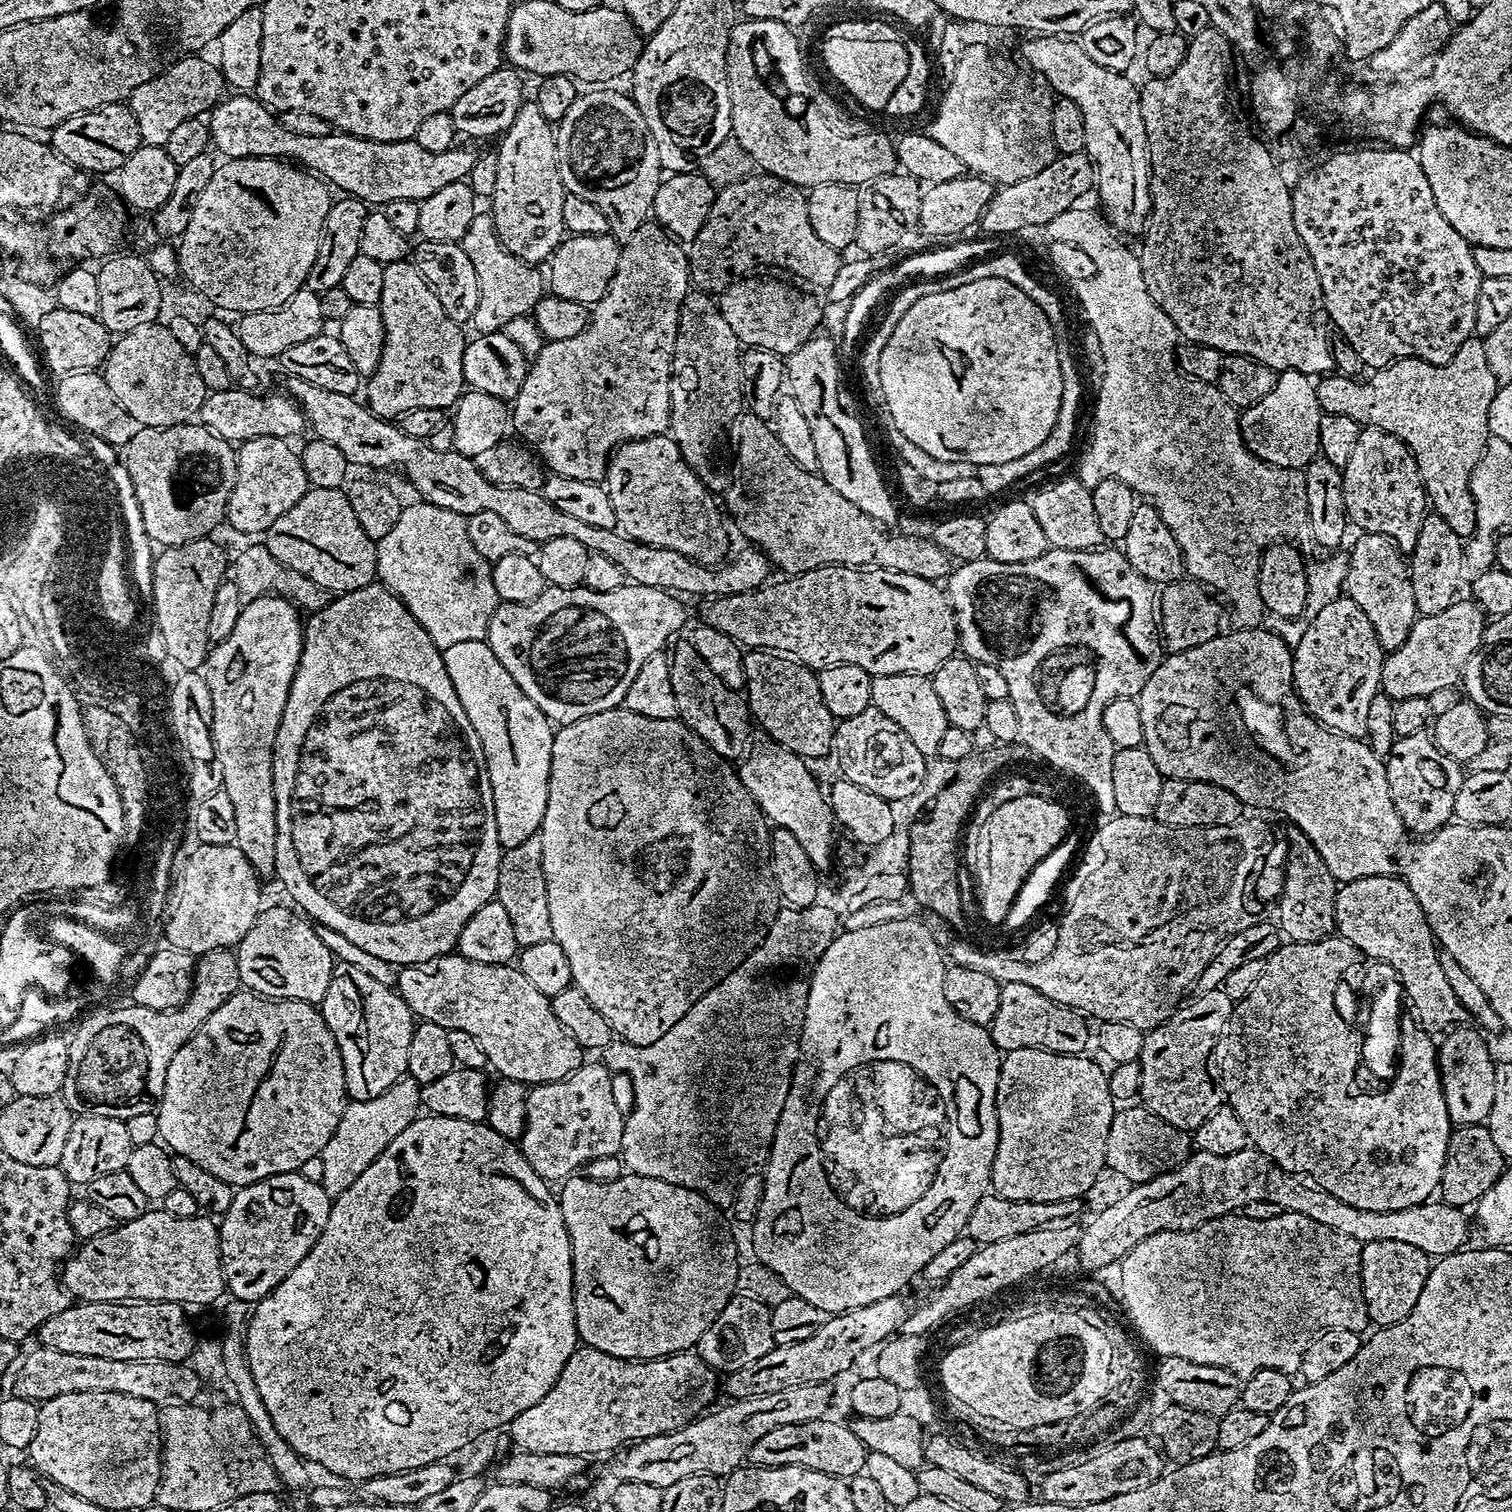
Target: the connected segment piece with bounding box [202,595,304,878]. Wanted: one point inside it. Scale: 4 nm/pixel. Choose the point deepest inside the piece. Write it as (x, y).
(249, 675)

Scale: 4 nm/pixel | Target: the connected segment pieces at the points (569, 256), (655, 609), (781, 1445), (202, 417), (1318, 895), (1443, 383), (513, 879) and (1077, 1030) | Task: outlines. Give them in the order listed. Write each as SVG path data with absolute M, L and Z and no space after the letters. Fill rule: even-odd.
M574 236L560 241L546 264L546 280L553 296L570 298L570 302L582 302L594 306L608 293L610 278L618 270L621 241L615 236Z
M631 582L618 586L618 590L602 590L601 592L583 586L579 588L554 588L548 586L545 587L542 594L538 594L538 598L534 598L530 602L497 603L494 614L488 623L486 642L490 646L490 650L494 650L498 662L502 662L502 666L506 666L510 678L514 678L514 682L518 682L520 689L528 695L530 702L538 705L544 711L544 715L552 721L553 725L563 726L578 722L590 714L602 714L606 710L623 705L626 690L630 690L630 682L634 682L634 674L638 674L638 670L642 670L642 662L646 662L646 658L650 658L655 652L661 651L665 647L663 644L675 632L683 630L684 623L688 620L688 612L684 609L683 603L685 604L685 601L679 595L654 586L642 586Z
M832 1419L787 1424L778 1426L778 1430L770 1430L770 1434L758 1438L758 1442L750 1446L747 1463L758 1468L803 1466L810 1470L818 1470L822 1474L839 1476L845 1482L851 1480L853 1476L861 1475L869 1454L868 1449L847 1423L839 1424Z
M231 387L217 392L208 392L200 403L199 423L205 424L214 434L229 442L243 442L263 436L293 438L305 431L304 412L287 394L260 396L259 391L247 392L244 388Z
M1289 827L1286 835L1286 855L1282 865L1284 885L1280 890L1278 909L1280 920L1278 927L1285 941L1294 944L1318 942L1336 932L1336 894L1338 881L1326 862L1322 862L1322 854L1310 842L1310 838L1298 827Z
M1473 338L1462 342L1456 352L1451 353L1445 364L1431 364L1431 359L1421 358L1416 354L1408 354L1396 358L1389 368L1380 368L1368 381L1351 380L1348 376L1325 374L1315 381L1318 404L1323 415L1354 418L1365 428L1386 430L1386 434L1394 434L1408 447L1414 462L1418 466L1420 481L1424 483L1427 503L1437 516L1446 518L1450 530L1462 538L1476 535L1478 517L1474 498L1472 497L1472 471L1488 450L1490 433L1488 415L1490 402L1494 402L1498 382L1494 378L1494 370L1490 370L1490 362L1486 362L1486 346L1483 339Z
M539 835L526 838L526 842L519 846L503 849L494 898L502 902L502 907L514 926L514 938L520 948L552 939L550 902L546 898L546 874L542 870L542 842Z
M1006 982L1000 985L998 1014L994 1014L990 1031L992 1040L1001 1053L1037 1048L1067 1056L1079 1056L1089 1047L1087 1023L1089 1024L1089 1021L1076 1009L1050 1002L1046 994L1038 994L1038 990L1031 986Z

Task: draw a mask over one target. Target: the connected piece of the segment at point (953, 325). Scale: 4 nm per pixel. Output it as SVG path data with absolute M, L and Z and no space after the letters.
M983 278L978 282L957 286L954 290L942 290L942 294L926 294L919 302L914 302L906 314L894 326L894 334L890 334L890 342L880 355L880 377L882 386L880 396L888 407L888 416L899 435L904 436L914 446L926 450L934 458L942 458L942 462L966 462L969 466L982 464L1011 462L1029 454L1030 450L1038 450L1042 442L1049 438L1054 422L1058 420L1058 410L1062 406L1062 370L1060 369L1060 350L1056 333L1053 332L1046 314L1018 286L1003 281L1002 278Z

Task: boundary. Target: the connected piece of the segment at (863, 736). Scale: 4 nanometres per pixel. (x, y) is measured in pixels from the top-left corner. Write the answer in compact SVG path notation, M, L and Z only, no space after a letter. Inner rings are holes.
M867 708L862 710L862 714L854 714L854 718L839 721L832 746L834 757L840 763L839 775L843 779L889 802L910 798L922 786L926 776L926 757L920 753L918 746L914 746L914 742L910 742L902 726L898 726L894 718L886 718L886 714L877 708Z

